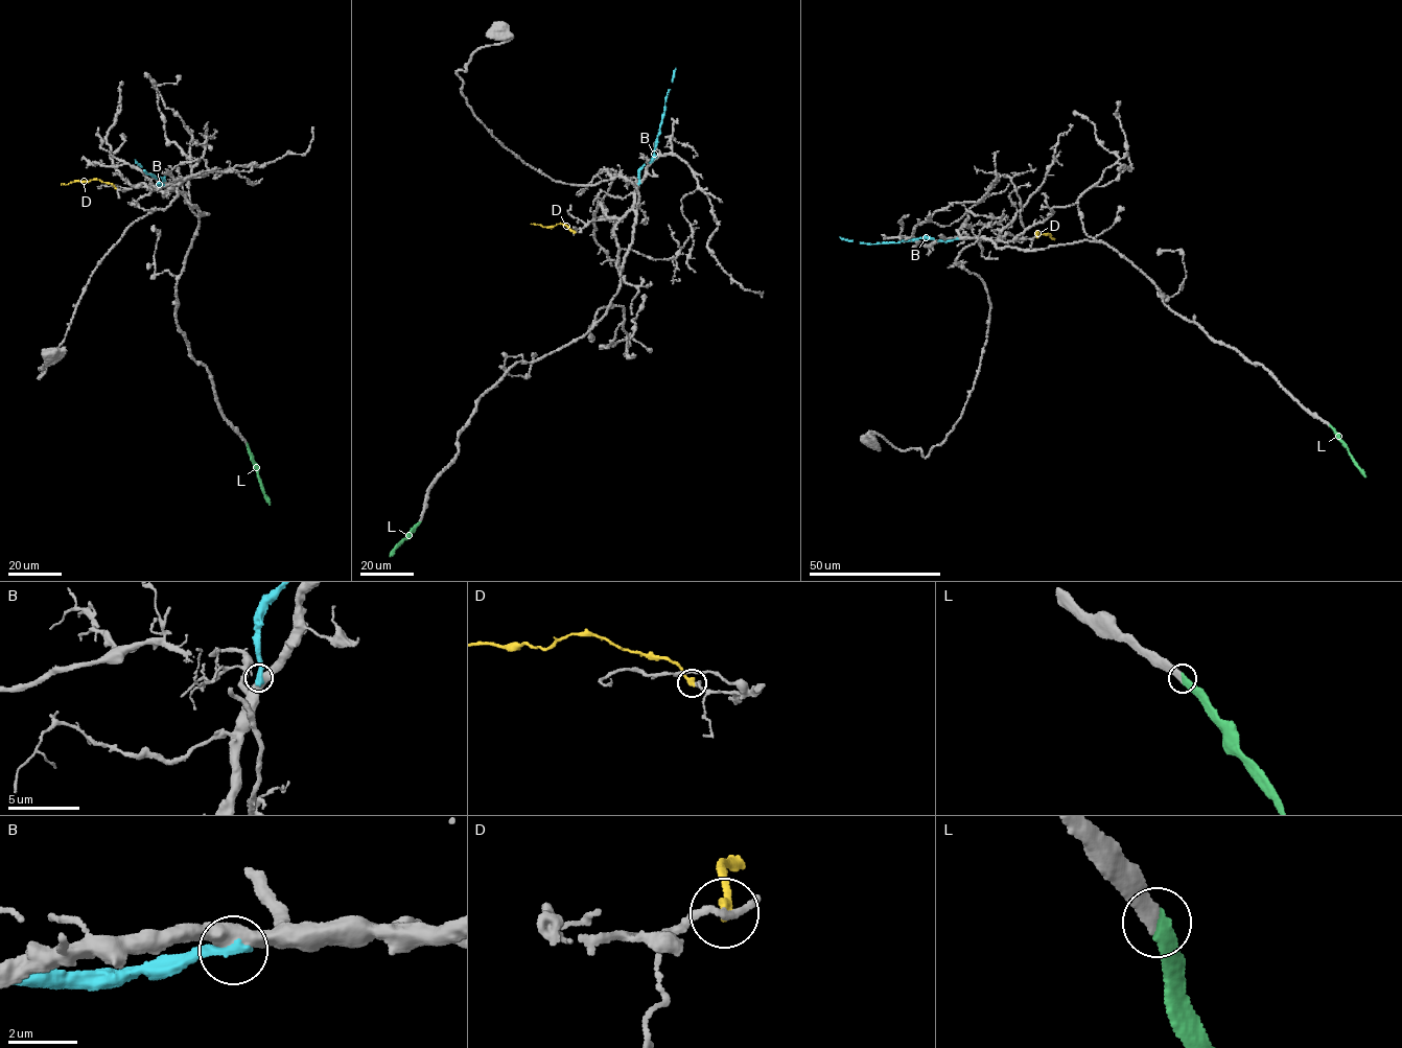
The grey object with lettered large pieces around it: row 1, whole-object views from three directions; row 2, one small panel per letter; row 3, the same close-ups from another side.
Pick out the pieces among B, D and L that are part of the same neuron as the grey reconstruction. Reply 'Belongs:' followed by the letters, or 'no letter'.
Belongs: L

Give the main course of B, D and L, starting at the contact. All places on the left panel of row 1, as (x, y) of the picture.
B: (163, 185), (158, 184), (163, 181), (161, 178), (146, 173), (135, 159)
D: (115, 188), (94, 179), (61, 184)
L: (247, 443), (271, 505)

